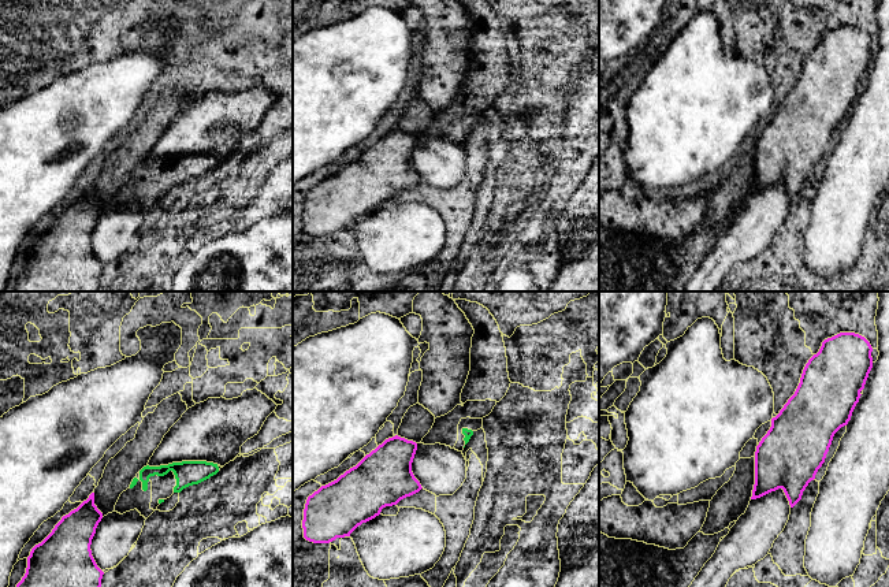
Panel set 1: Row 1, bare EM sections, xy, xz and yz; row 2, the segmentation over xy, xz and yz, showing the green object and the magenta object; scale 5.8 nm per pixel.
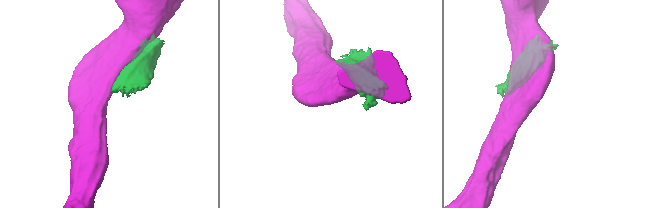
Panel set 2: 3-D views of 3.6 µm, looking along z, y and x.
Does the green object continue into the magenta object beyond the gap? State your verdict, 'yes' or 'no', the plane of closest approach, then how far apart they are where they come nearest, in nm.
no | xy | 220 nm

